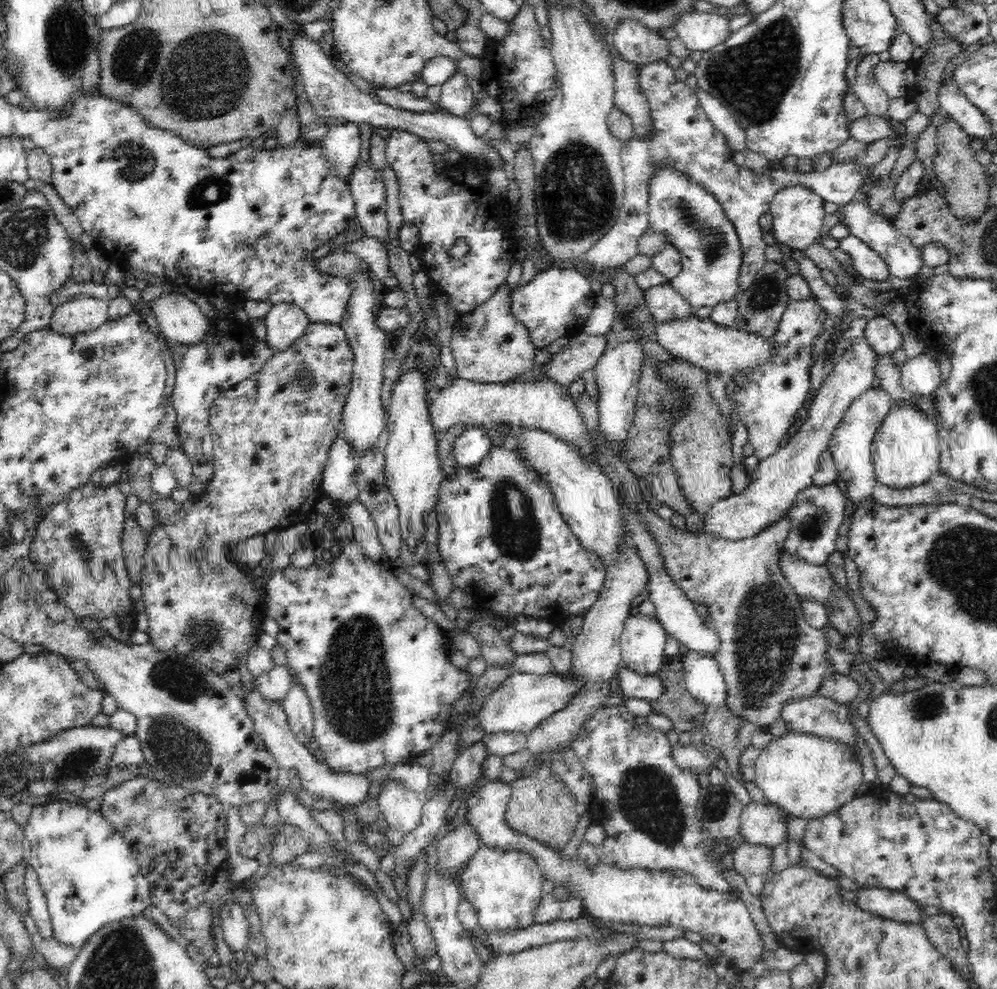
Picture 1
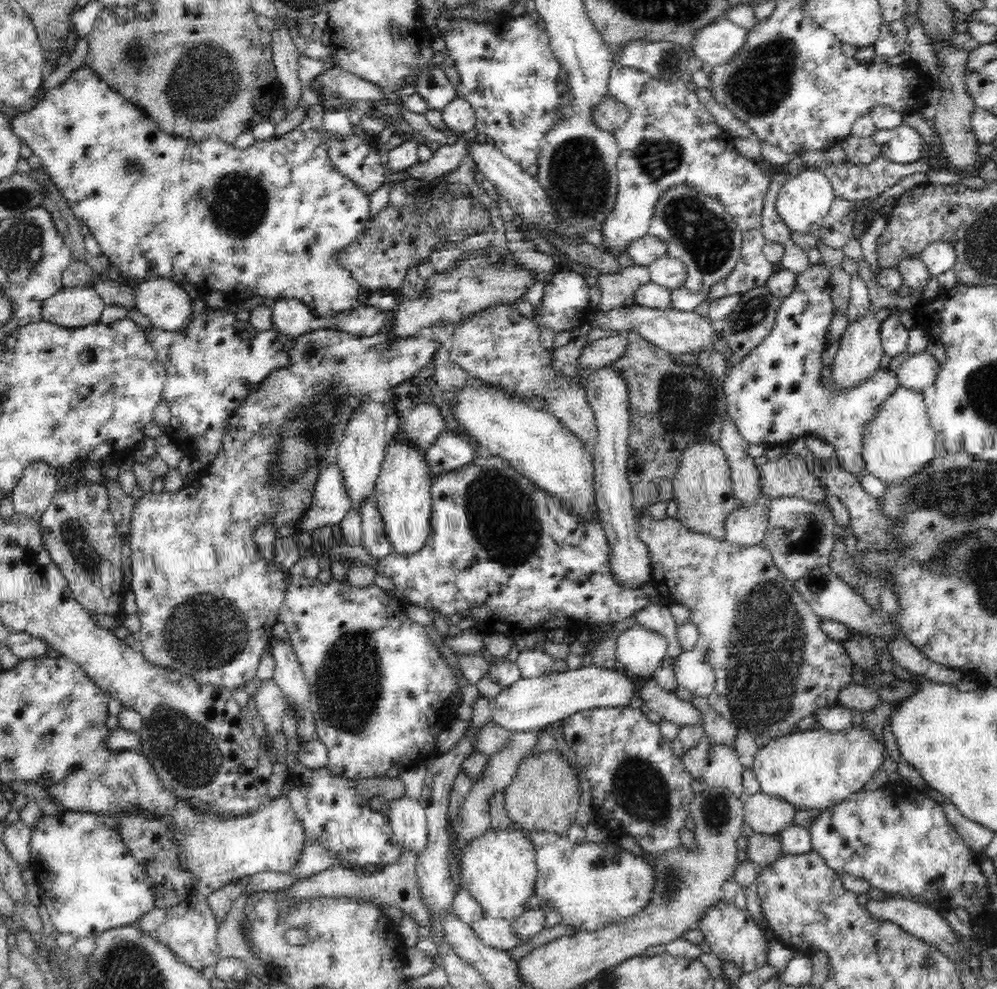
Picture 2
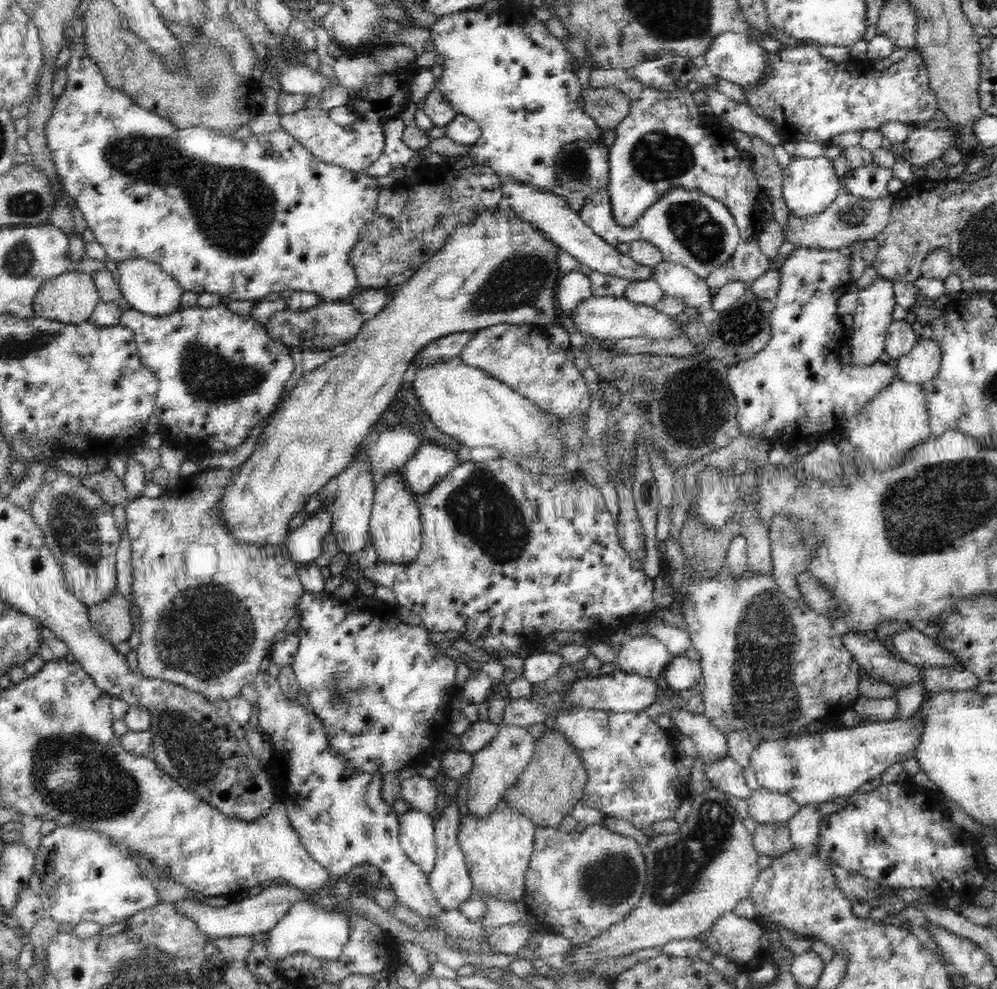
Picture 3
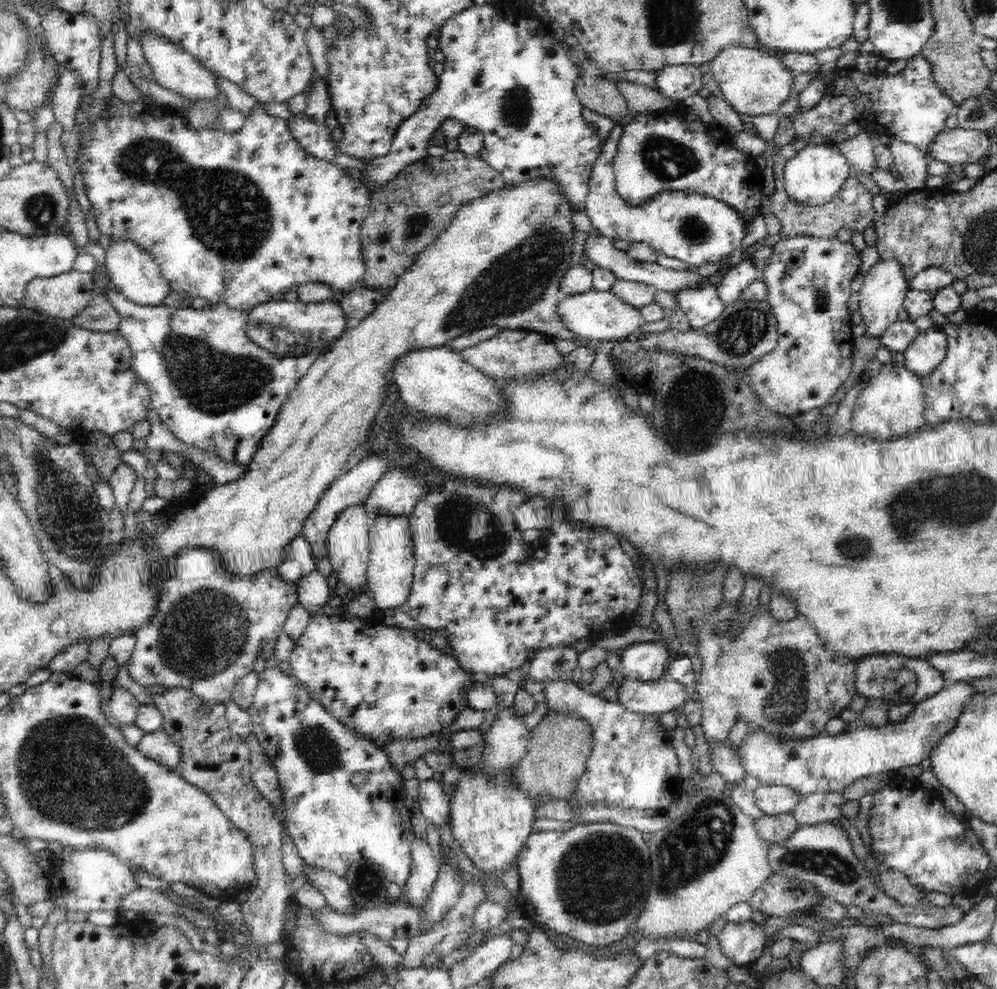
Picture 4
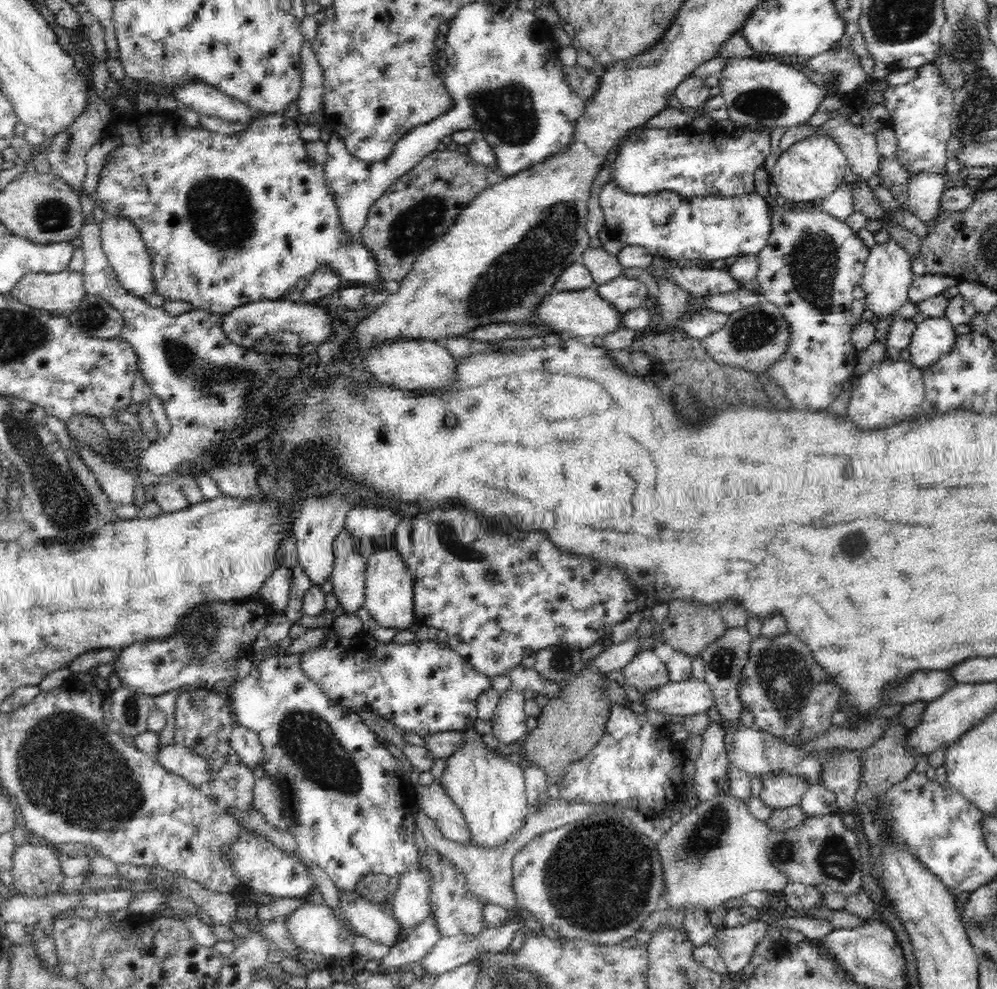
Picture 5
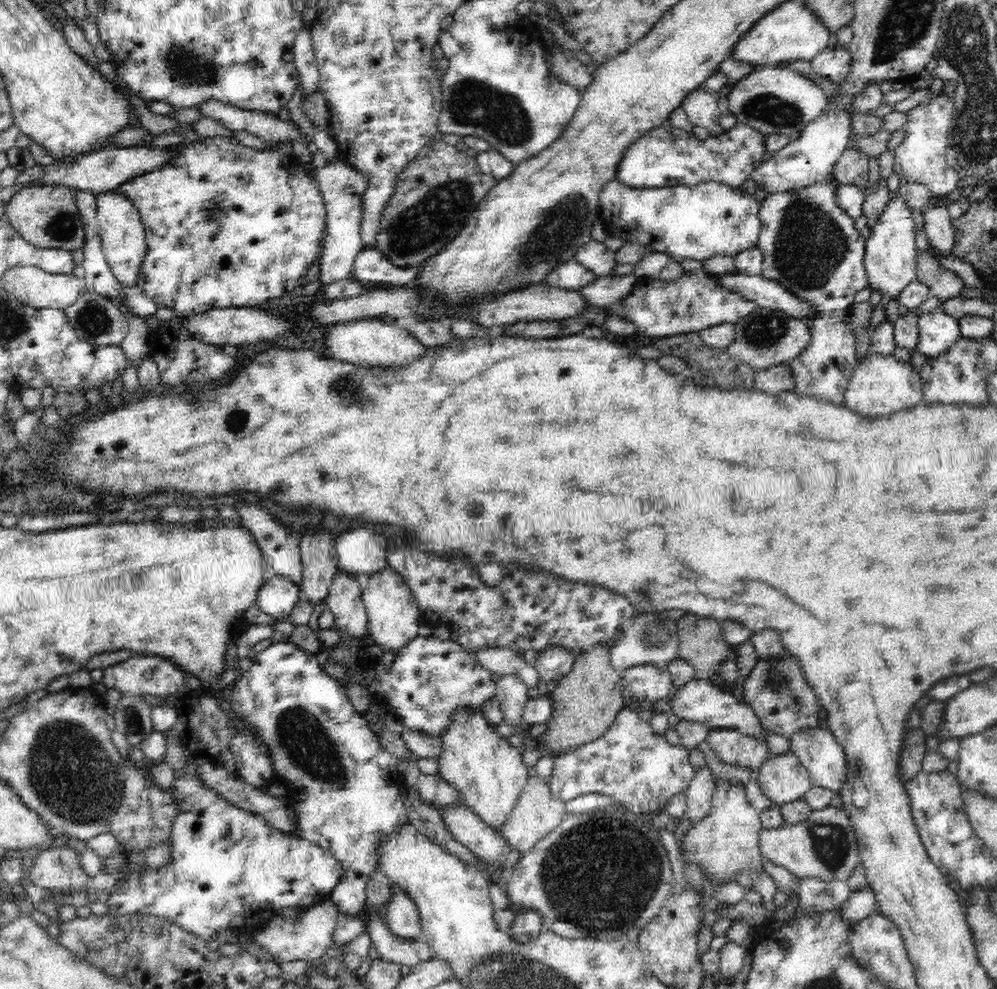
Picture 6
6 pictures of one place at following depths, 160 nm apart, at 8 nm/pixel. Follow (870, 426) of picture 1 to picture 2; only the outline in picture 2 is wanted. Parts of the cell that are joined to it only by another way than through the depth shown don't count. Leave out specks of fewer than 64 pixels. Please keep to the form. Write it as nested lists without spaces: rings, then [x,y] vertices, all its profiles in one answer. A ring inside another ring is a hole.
[[[823,261],[822,263],[823,265],[808,264],[808,268],[796,274],[796,285],[788,296],[781,299],[775,326],[769,336],[742,358],[741,363],[730,367],[726,372],[723,381],[727,402],[726,414],[748,445],[764,445],[765,448],[785,446],[800,436],[813,434],[824,443],[834,446],[839,466],[856,475],[865,470],[861,455],[864,426],[872,420],[880,404],[899,388],[898,376],[889,368],[879,368],[869,380],[853,386],[852,389],[836,389],[836,385],[832,385],[832,378],[826,382],[822,380],[823,354],[828,342],[826,336],[834,315],[834,304],[830,297],[830,267]]]

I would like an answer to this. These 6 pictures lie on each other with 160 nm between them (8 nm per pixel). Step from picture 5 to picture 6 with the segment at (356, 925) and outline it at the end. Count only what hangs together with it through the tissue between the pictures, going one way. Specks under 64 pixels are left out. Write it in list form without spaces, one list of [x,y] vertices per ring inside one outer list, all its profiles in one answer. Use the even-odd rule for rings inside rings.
[[[365,904],[363,912],[366,916],[365,932],[372,937],[371,946],[378,952],[379,958],[414,968],[433,957],[431,947],[423,939],[411,941],[395,936],[388,927],[388,922],[380,916],[376,908]]]

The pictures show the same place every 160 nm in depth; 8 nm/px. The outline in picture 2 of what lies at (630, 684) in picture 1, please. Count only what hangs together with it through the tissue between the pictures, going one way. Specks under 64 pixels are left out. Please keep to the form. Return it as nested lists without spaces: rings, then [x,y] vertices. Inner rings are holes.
[[[654,678],[640,681],[637,698],[642,698],[644,705],[658,712],[663,720],[680,727],[702,725],[702,713],[691,702],[680,700],[675,692],[662,689]]]

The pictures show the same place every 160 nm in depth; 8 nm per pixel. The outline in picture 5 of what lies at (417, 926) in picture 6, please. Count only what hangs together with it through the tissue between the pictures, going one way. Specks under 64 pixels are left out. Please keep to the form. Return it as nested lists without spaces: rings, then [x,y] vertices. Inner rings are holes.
[[[414,868],[399,879],[392,904],[393,916],[400,929],[410,932],[429,915],[428,894],[432,873],[427,868]]]

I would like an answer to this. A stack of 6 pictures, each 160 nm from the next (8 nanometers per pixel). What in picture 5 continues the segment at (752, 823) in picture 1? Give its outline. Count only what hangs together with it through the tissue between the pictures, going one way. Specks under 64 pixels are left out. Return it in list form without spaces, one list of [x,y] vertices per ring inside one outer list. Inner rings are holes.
[[[780,772],[764,777],[759,800],[772,808],[788,808],[800,805],[810,785],[798,773]]]

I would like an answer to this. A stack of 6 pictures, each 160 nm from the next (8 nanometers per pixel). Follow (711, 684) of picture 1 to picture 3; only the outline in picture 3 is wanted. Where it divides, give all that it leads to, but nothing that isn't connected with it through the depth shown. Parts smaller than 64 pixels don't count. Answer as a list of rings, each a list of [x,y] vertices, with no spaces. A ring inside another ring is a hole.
[[[692,654],[673,657],[663,672],[663,681],[670,691],[688,690],[703,681],[701,664]]]

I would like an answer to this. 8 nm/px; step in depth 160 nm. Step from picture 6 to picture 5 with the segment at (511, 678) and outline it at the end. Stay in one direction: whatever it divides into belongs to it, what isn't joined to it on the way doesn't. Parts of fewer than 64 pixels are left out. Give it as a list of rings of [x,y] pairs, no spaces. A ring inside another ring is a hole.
[[[514,688],[500,694],[497,712],[489,721],[493,726],[492,736],[497,737],[502,746],[522,742],[529,733],[526,727],[528,715],[524,710],[525,700],[523,691]]]

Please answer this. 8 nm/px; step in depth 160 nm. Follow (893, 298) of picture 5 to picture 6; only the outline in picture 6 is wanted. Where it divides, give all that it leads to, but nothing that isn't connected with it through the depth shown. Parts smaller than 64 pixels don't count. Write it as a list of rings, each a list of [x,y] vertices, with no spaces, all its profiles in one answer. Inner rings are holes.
[[[899,190],[888,194],[884,212],[880,214],[866,241],[864,266],[867,272],[868,288],[877,290],[891,300],[897,300],[898,295],[910,282],[917,278],[917,248],[914,239],[915,225],[912,220],[912,207]]]

